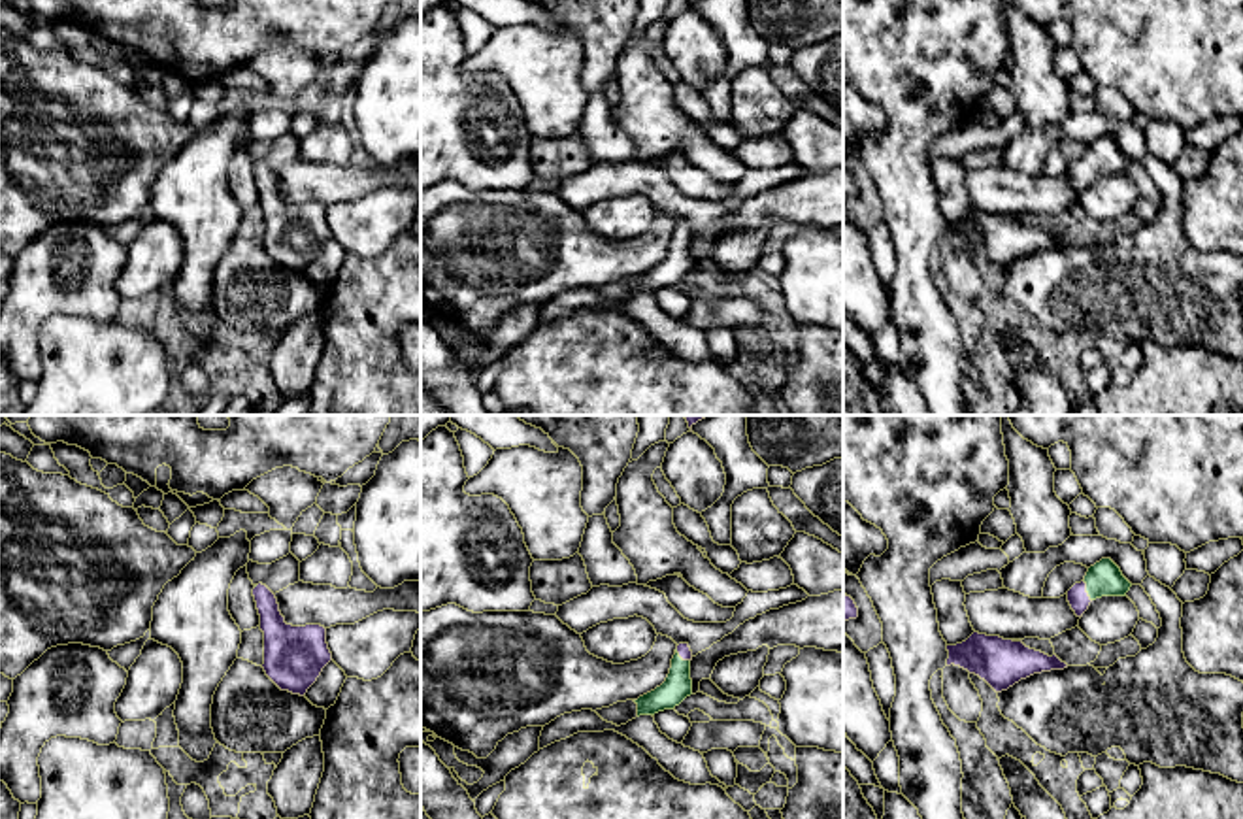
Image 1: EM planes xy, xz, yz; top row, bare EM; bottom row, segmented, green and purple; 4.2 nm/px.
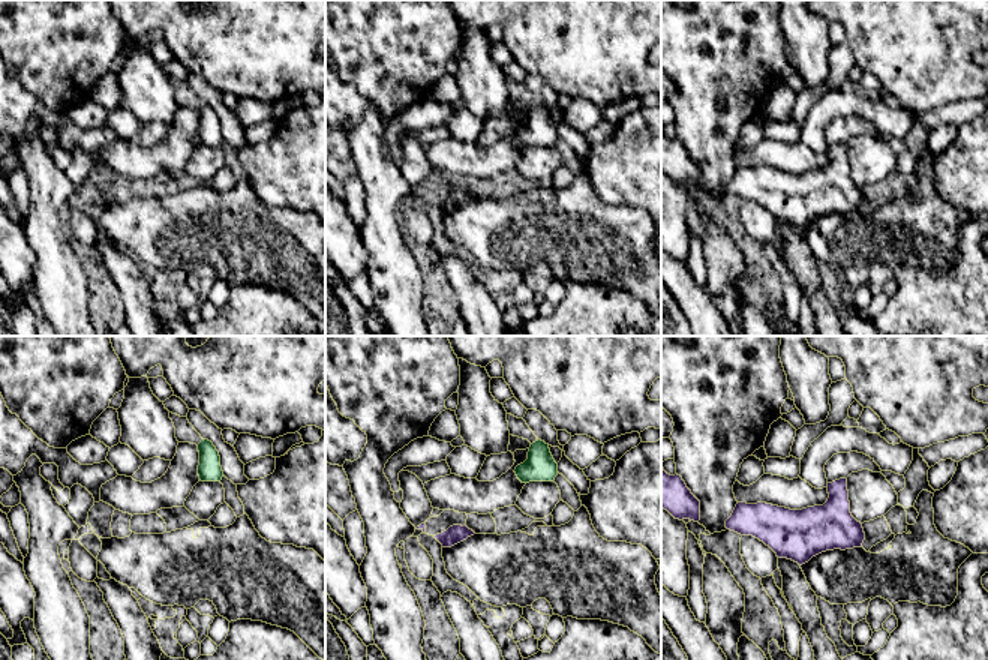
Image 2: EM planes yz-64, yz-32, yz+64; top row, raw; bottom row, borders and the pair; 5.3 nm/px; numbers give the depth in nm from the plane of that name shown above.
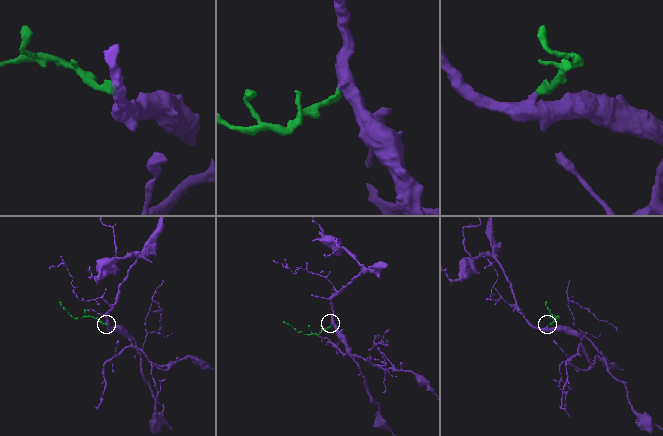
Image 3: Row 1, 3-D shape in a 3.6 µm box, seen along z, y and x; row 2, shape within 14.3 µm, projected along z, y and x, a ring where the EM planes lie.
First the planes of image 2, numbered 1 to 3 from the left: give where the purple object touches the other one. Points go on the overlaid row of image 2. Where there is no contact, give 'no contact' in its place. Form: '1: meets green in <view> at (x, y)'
1: no contact
2: no contact
3: no contact

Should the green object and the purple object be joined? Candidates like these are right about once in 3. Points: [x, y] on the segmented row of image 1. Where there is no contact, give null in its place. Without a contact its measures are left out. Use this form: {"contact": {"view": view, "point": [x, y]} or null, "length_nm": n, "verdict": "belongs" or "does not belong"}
{"contact": {"view": "yz", "point": [1087, 591]}, "length_nm": 100, "verdict": "belongs"}

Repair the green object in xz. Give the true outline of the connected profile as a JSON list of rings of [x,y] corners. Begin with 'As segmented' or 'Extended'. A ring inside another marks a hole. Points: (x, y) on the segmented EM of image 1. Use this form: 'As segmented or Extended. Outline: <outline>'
Extended. Outline: [[[679,644],[666,681],[655,691],[634,700],[638,704],[638,717],[673,710],[692,694],[690,660],[692,651],[688,644]]]

